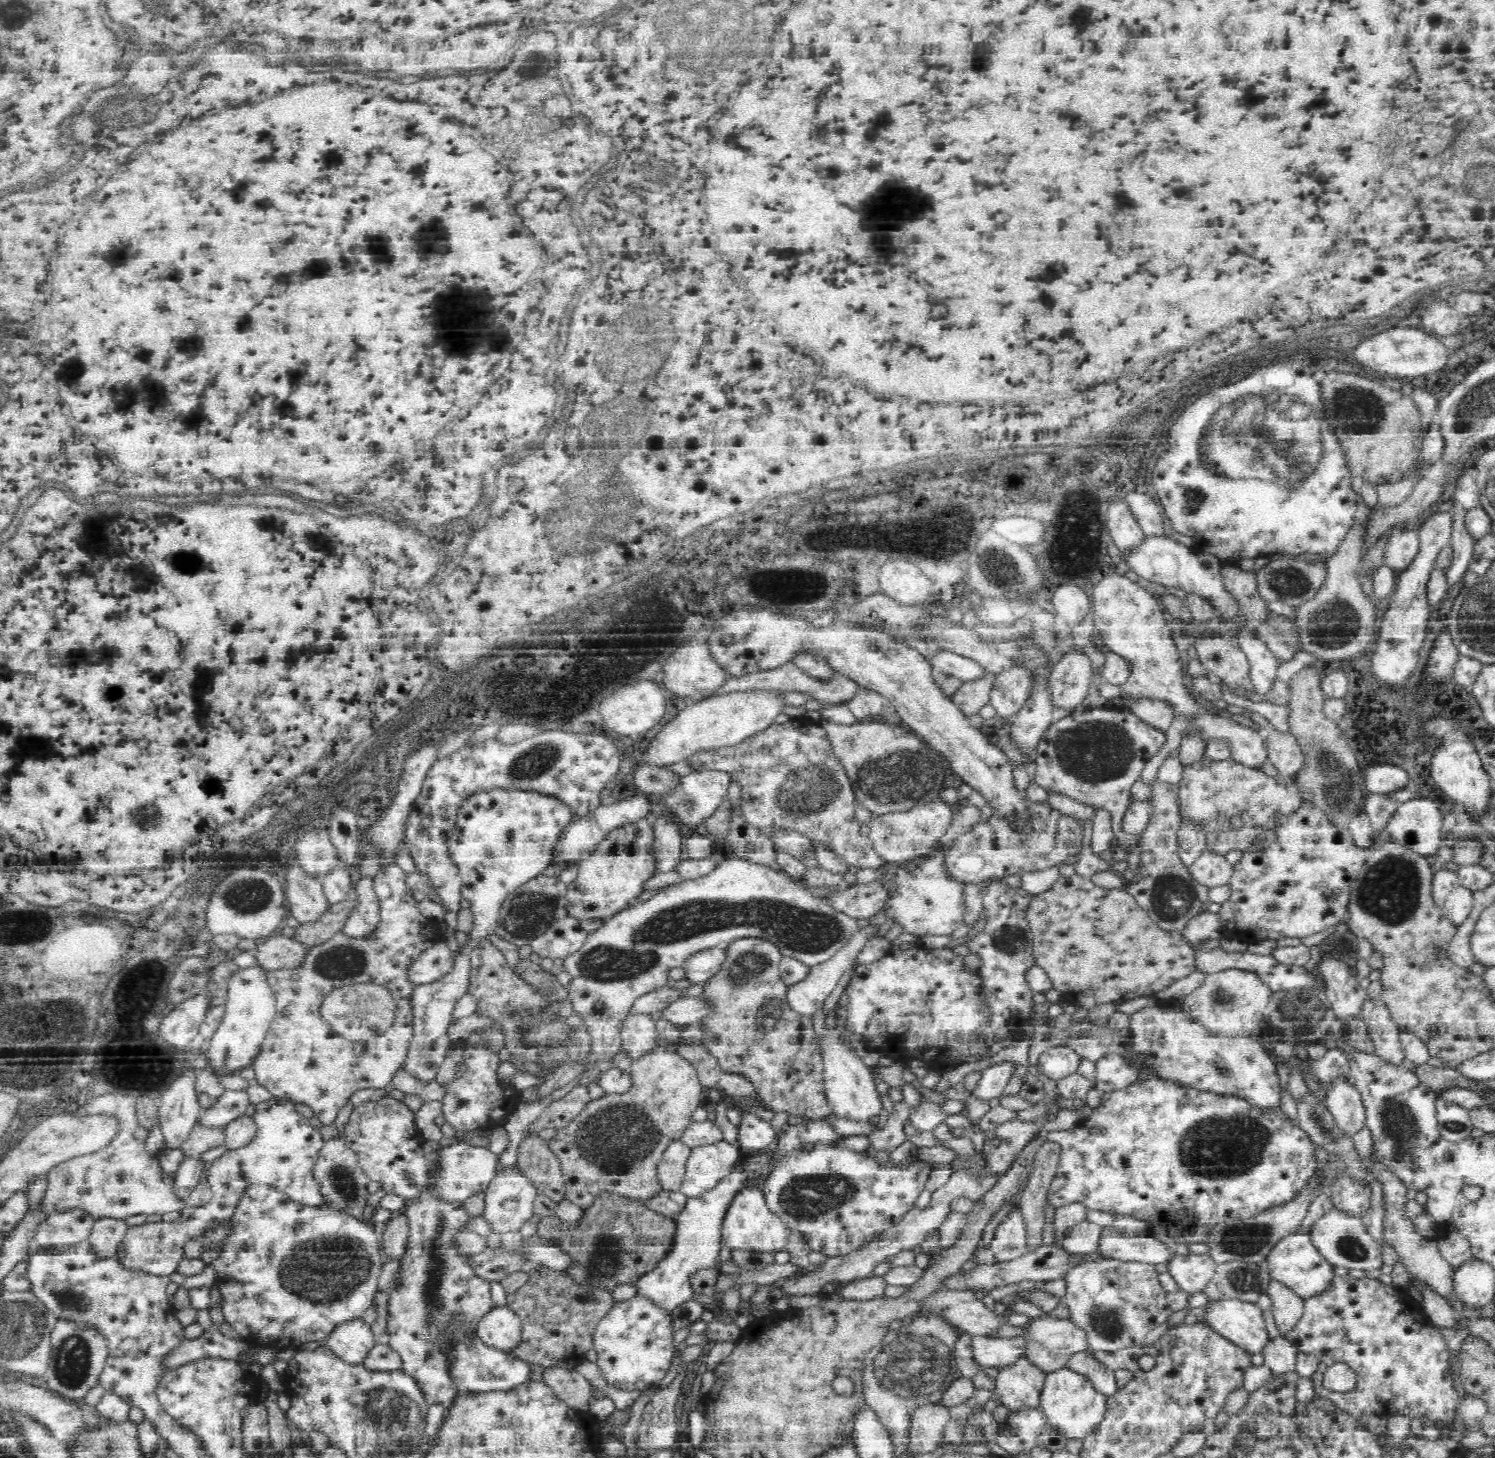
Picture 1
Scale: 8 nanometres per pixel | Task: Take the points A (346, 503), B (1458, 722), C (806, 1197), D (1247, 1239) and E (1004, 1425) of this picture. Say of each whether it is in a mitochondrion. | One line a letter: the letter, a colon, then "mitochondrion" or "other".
A: other
B: other
C: mitochondrion
D: mitochondrion
E: other

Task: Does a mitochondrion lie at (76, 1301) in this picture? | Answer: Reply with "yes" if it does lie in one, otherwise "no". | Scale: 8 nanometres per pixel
yes

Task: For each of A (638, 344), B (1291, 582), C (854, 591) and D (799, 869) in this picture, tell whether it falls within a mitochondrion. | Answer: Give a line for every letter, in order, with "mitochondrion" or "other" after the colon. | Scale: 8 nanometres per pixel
A: mitochondrion
B: mitochondrion
C: other
D: other

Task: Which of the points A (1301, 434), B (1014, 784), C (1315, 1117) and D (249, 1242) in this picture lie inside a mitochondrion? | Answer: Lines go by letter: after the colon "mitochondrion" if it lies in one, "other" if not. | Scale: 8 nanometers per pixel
A: mitochondrion
B: other
C: mitochondrion
D: other

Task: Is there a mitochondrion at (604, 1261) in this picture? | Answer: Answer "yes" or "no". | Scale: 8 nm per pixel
yes

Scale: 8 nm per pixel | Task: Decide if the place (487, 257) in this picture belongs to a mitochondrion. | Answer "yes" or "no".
no

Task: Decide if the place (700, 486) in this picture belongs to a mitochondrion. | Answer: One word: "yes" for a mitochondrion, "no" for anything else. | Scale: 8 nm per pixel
no

